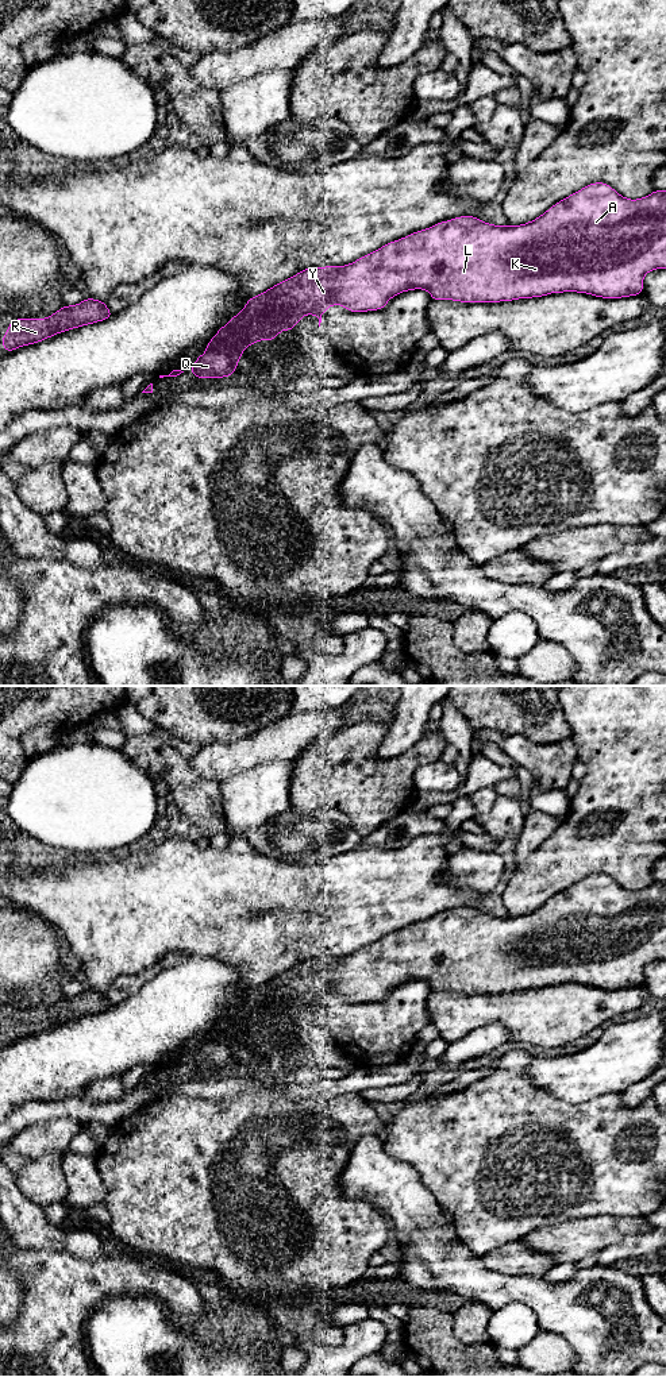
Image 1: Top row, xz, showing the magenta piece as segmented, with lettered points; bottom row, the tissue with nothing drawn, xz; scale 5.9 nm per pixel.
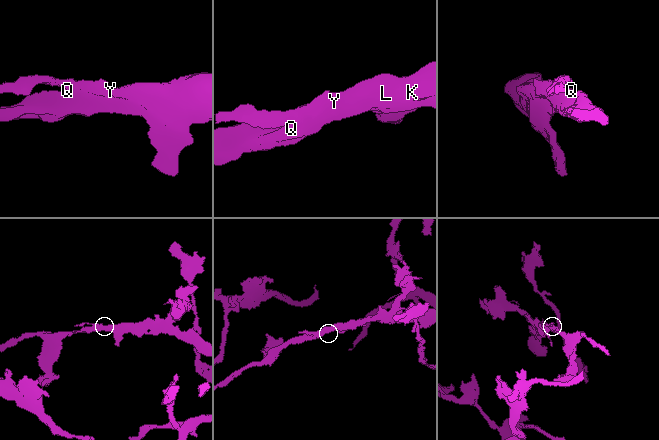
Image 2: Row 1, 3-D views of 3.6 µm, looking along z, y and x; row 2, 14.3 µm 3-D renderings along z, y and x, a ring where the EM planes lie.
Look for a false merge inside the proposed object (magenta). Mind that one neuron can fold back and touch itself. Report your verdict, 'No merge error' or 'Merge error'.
Merge error

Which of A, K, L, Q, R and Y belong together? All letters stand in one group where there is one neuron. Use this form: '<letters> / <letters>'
A K L Q Y / R

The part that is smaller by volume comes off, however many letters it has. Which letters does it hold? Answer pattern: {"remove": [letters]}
{"remove": ["R"]}

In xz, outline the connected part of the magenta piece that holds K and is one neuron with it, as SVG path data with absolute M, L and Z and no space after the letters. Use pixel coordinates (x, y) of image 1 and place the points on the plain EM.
M594 873L586 876L581 882L570 886L569 888L558 892L548 902L535 911L520 915L516 918L512 917L493 917L485 914L474 907L459 907L453 911L438 914L430 919L420 921L405 929L390 933L381 940L361 948L355 953L346 957L326 957L326 958L308 958L289 971L284 971L278 976L278 987L273 995L272 1003L259 1014L251 1017L251 1027L255 1029L261 1025L270 1022L270 1017L284 1017L289 1010L311 1004L319 1010L319 1018L322 1014L322 1007L324 1002L332 996L340 995L344 1000L350 1003L367 1003L367 1002L380 1002L388 992L399 984L424 980L431 984L431 991L453 991L461 994L500 994L500 992L513 992L517 990L532 990L543 988L550 984L563 984L563 983L577 983L588 984L601 990L621 990L630 987L639 987L643 984L643 968L655 960L666 960L666 882L654 882L651 886L630 891L620 887L615 880L612 880L605 873Z

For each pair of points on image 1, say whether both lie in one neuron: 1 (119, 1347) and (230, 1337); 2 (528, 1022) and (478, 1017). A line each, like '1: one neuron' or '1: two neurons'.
1: one neuron
2: one neuron

